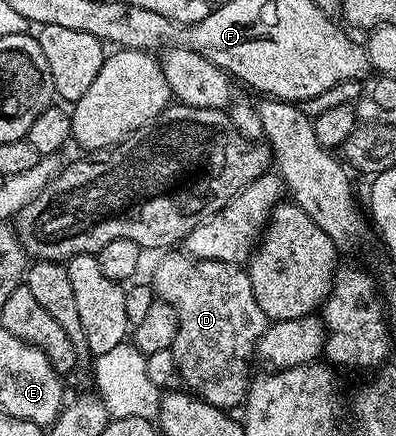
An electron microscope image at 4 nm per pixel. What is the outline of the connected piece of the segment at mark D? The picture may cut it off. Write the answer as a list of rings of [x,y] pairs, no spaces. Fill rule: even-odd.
[[[167,252],[162,255],[163,259],[155,266],[155,271],[149,279],[150,285],[153,287],[158,301],[168,302],[169,305],[177,312],[177,336],[173,336],[173,344],[171,345],[171,355],[175,361],[175,369],[180,379],[184,378],[186,389],[194,394],[196,398],[202,398],[204,402],[213,404],[218,410],[234,411],[236,408],[242,407],[247,400],[247,391],[249,389],[249,377],[247,378],[247,357],[252,357],[255,354],[255,345],[259,342],[259,337],[263,331],[267,329],[269,320],[265,316],[265,312],[261,312],[261,307],[258,306],[257,300],[253,296],[253,288],[249,284],[249,276],[246,269],[240,268],[238,265],[229,262],[218,262],[217,260],[199,260],[188,256],[186,253],[178,252],[179,254],[171,254],[175,252]]]

